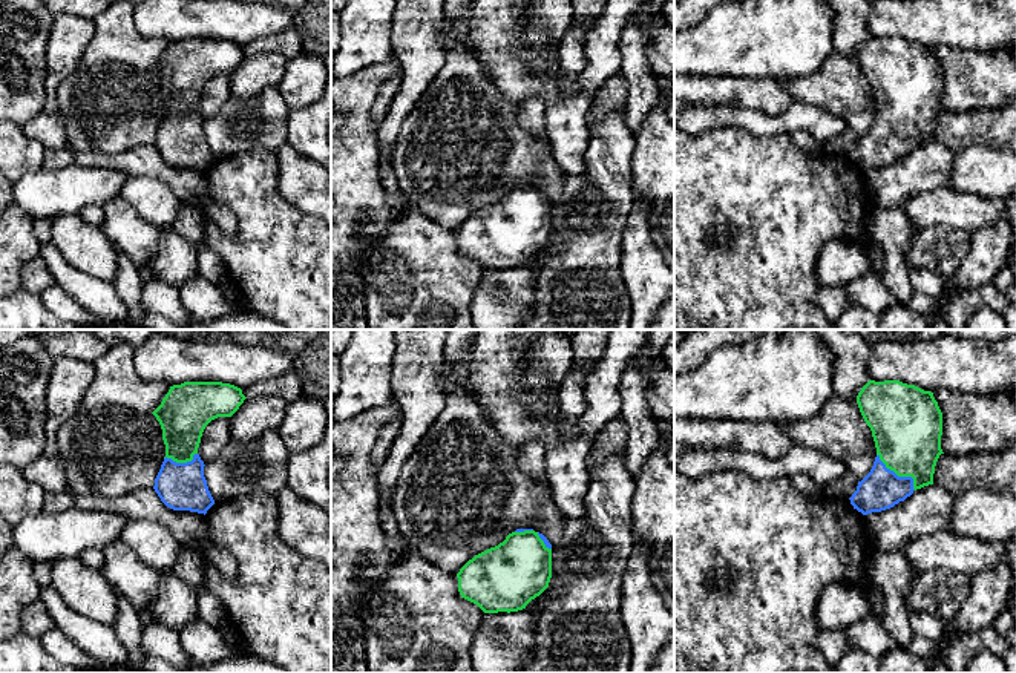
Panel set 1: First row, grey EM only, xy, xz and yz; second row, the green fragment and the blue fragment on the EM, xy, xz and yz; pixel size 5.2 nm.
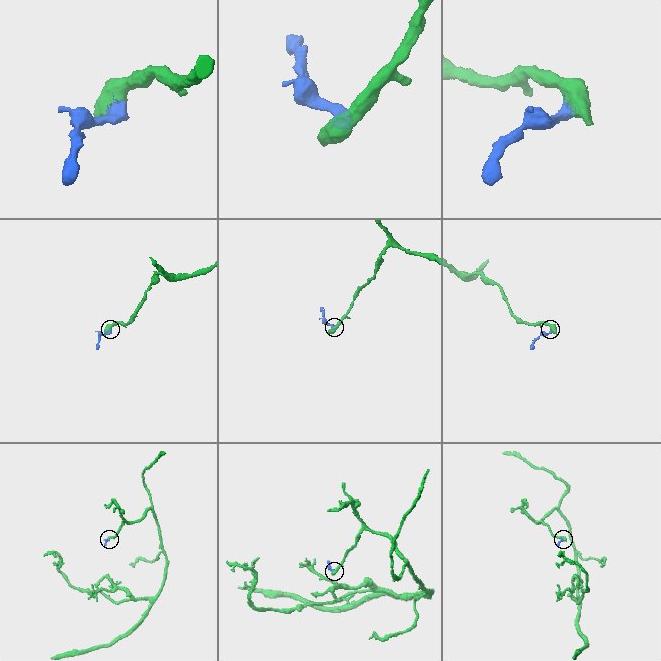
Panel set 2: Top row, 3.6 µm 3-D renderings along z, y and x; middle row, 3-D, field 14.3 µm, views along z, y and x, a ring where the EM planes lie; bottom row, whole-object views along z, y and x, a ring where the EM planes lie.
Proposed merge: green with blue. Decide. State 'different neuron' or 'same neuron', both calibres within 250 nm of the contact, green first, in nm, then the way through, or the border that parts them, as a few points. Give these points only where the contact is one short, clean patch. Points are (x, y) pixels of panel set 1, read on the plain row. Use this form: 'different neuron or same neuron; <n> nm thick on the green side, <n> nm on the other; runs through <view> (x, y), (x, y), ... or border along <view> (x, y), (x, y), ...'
same neuron; 360 nm thick on the green side, 220 nm on the other

